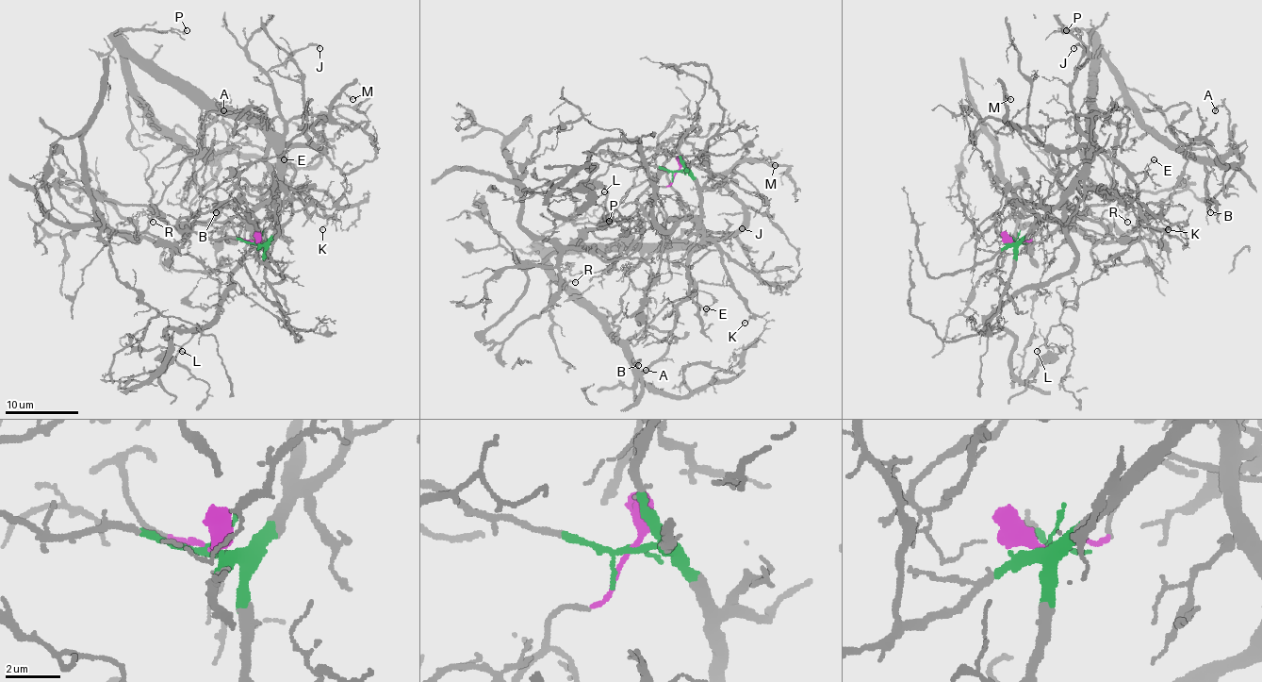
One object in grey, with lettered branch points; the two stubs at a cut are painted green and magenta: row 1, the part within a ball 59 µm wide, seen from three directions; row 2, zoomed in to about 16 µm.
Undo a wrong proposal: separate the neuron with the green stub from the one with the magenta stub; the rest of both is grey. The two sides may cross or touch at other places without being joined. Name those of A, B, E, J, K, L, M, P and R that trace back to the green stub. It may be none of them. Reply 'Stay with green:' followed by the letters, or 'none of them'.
Stay with green: A, B, E, J, K, M, P

